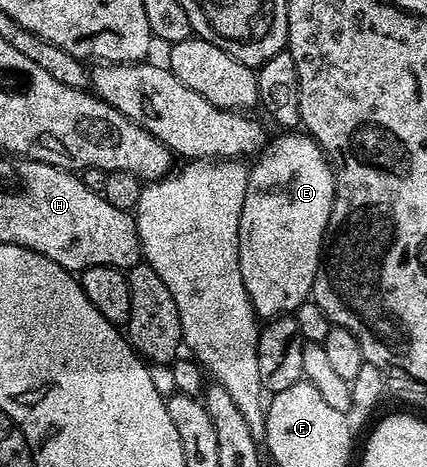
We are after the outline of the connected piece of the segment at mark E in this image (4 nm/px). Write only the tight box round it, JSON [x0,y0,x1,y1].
[239,130,335,318]

